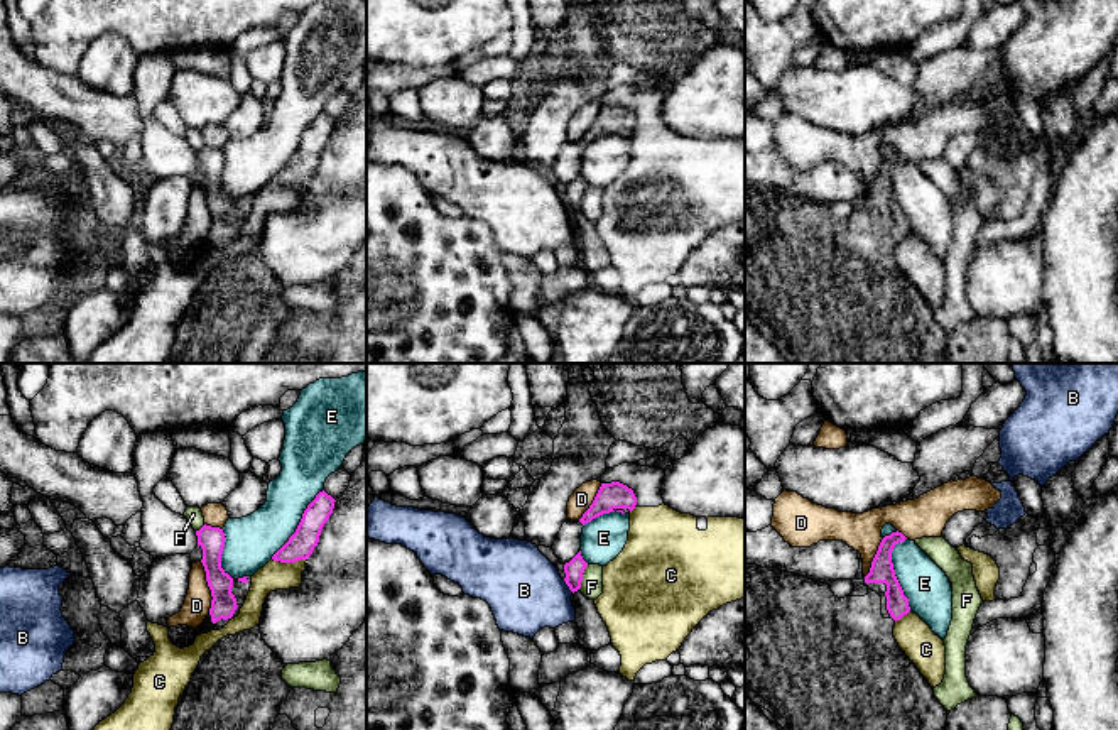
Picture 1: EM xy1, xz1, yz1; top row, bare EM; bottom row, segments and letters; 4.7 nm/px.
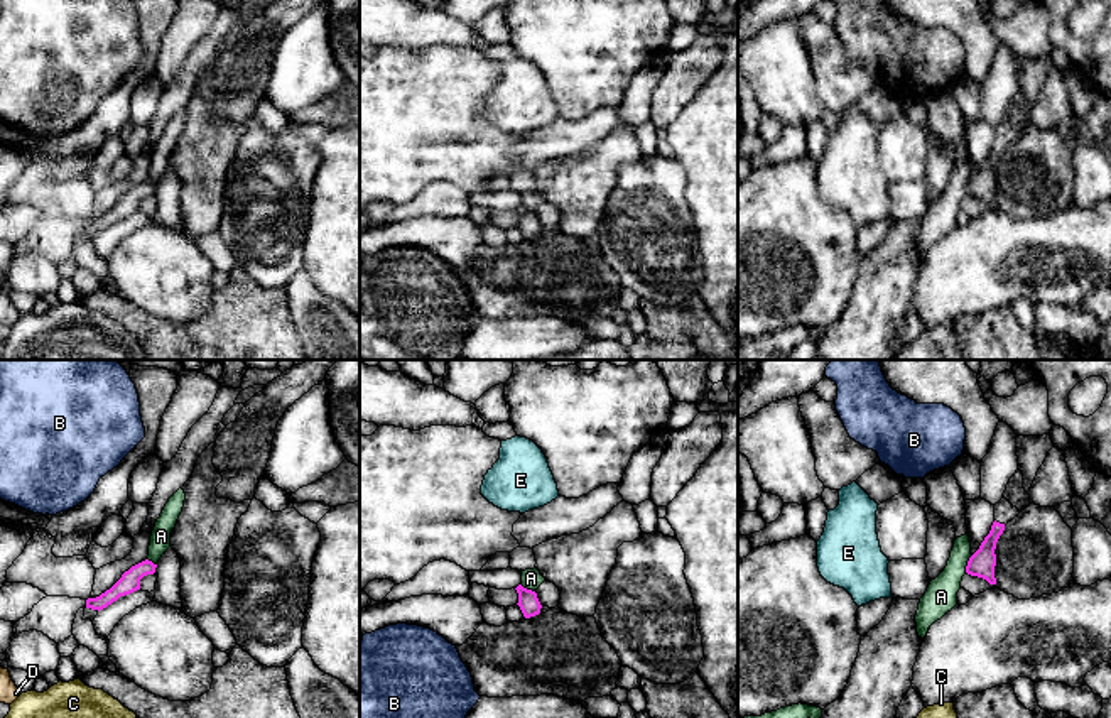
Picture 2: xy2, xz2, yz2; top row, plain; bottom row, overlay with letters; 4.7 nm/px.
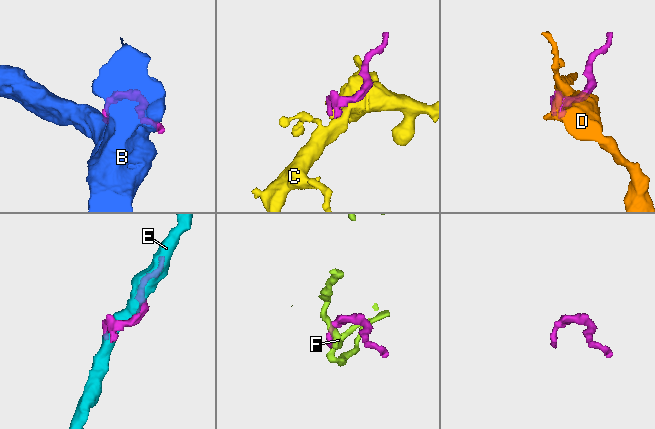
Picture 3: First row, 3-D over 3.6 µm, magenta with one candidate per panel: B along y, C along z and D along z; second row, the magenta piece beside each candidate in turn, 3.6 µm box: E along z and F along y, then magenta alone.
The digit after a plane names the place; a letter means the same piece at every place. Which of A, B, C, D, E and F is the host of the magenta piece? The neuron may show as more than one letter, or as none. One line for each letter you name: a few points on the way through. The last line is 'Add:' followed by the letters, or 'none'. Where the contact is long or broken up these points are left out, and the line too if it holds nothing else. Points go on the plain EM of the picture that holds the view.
Add: none

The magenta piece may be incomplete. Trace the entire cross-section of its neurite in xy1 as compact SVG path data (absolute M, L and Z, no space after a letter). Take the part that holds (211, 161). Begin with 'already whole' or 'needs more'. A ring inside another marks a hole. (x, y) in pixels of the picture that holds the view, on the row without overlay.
needs more; M203 147L196 152L198 167L203 171L203 188L206 203L211 211L211 230L204 243L194 250L189 267L196 259L211 252L223 250L233 238L236 230L242 230L252 208L252 198L233 201L221 189L221 176L225 169L225 154L220 149Z

